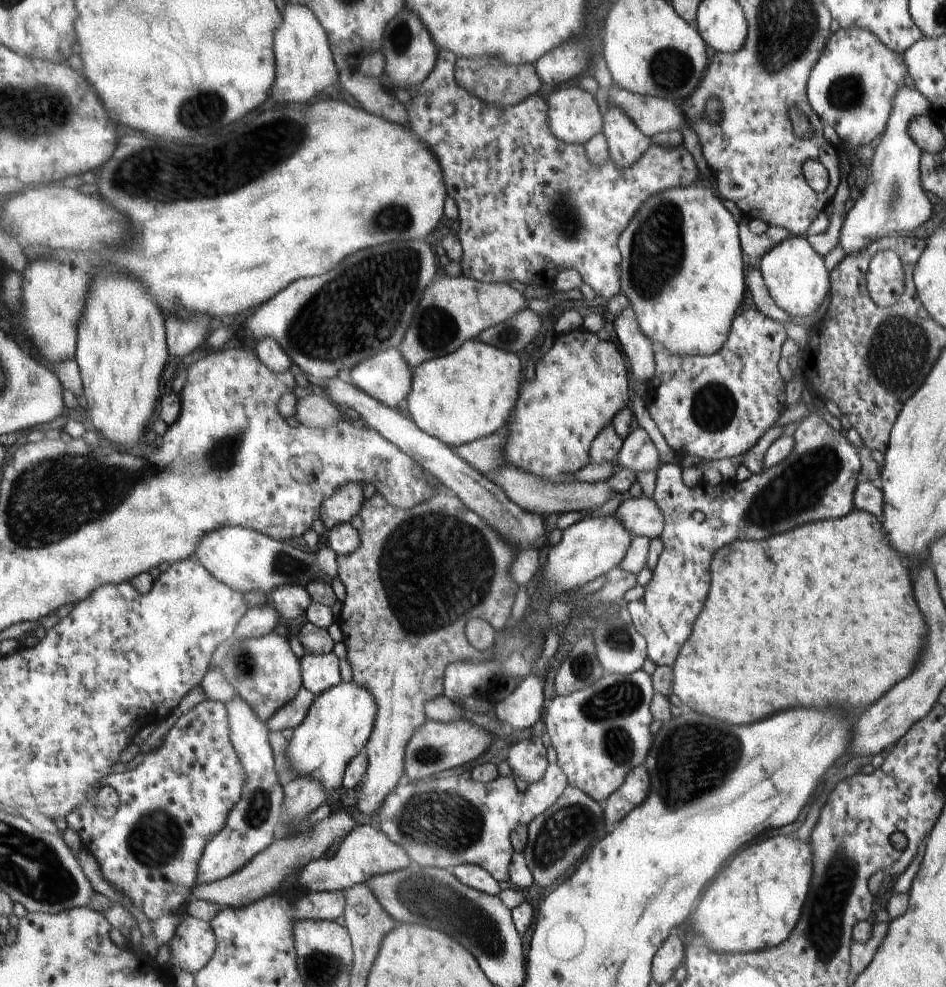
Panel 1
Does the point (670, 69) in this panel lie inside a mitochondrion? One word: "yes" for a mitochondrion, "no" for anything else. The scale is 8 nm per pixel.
yes

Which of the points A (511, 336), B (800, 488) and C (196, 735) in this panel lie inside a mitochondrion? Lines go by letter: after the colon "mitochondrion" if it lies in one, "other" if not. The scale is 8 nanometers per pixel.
A: mitochondrion
B: mitochondrion
C: other

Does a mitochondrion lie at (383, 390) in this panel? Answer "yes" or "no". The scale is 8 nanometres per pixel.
no

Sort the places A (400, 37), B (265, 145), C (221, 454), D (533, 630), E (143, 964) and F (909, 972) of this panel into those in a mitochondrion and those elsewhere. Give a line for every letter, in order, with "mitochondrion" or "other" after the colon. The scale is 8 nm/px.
A: mitochondrion
B: mitochondrion
C: mitochondrion
D: other
E: other
F: other

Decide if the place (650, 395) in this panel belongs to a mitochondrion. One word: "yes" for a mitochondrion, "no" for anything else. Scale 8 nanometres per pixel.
no

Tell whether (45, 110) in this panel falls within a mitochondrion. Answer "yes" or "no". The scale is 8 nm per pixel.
yes

